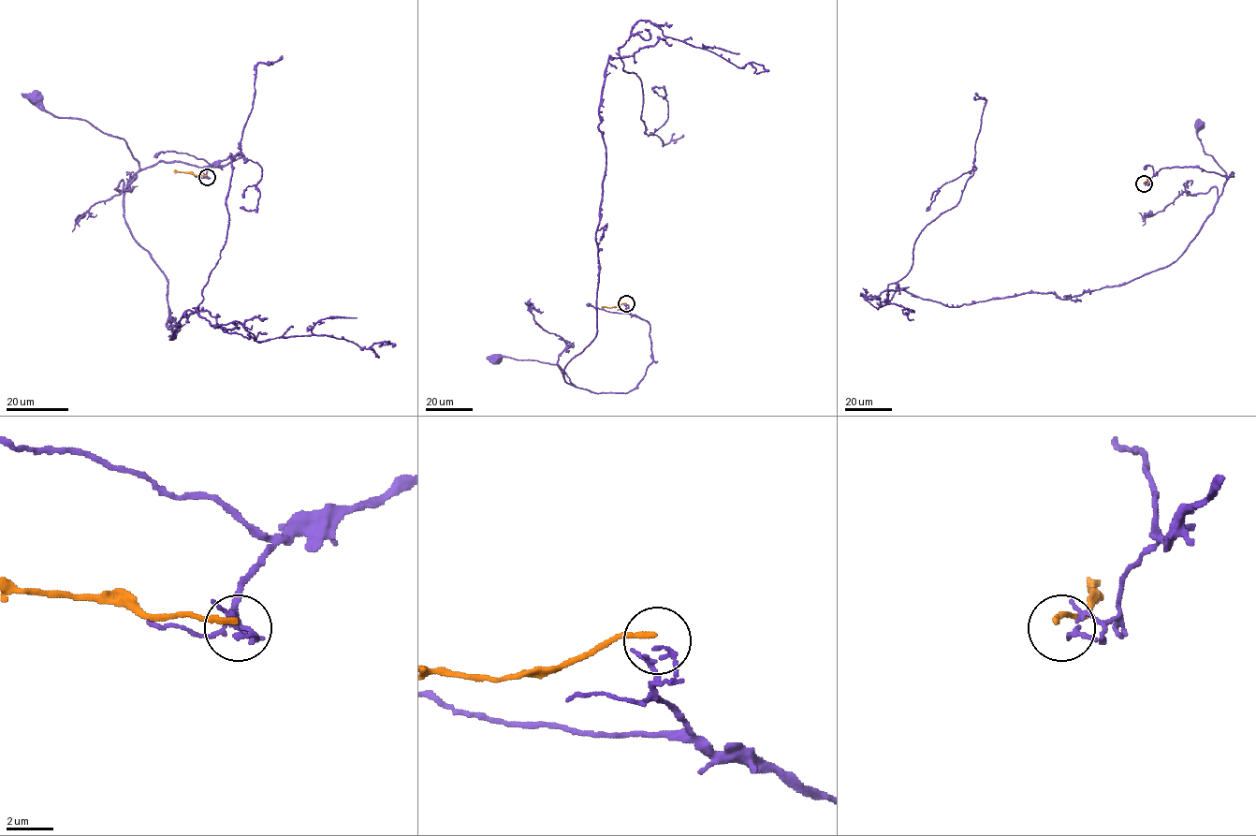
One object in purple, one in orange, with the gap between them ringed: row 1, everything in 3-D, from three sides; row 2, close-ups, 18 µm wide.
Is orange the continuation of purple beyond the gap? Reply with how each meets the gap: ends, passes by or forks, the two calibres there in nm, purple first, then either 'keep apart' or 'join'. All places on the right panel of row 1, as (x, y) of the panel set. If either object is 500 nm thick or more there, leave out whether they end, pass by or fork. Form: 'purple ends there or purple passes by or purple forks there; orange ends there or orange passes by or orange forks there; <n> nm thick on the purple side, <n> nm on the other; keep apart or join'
purple ends there; orange ends there; 200 nm thick on the purple side, 240 nm on the other; keep apart

